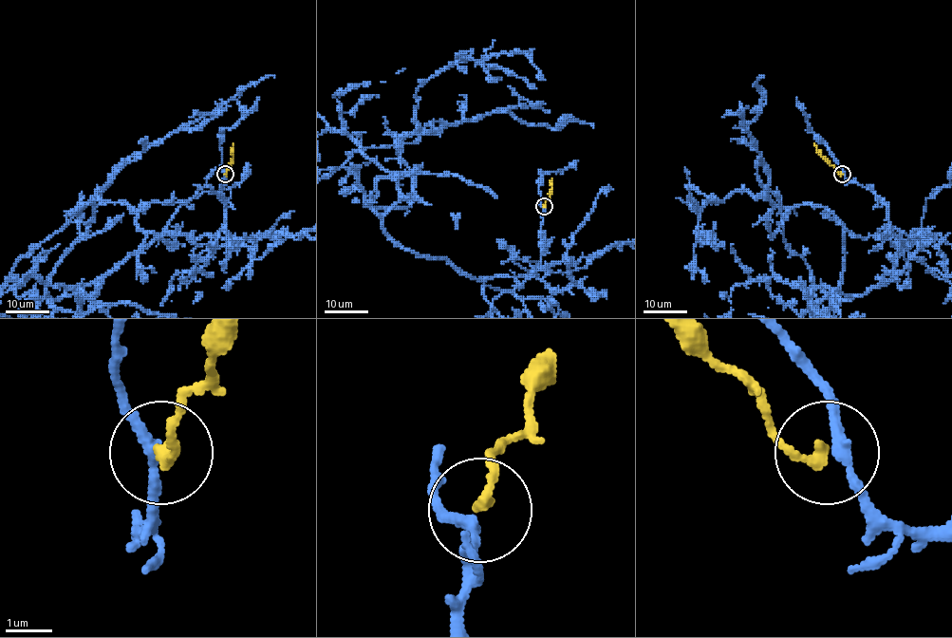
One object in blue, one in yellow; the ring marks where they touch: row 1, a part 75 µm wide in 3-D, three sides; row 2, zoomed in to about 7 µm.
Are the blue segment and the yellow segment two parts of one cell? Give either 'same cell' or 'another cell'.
same cell

